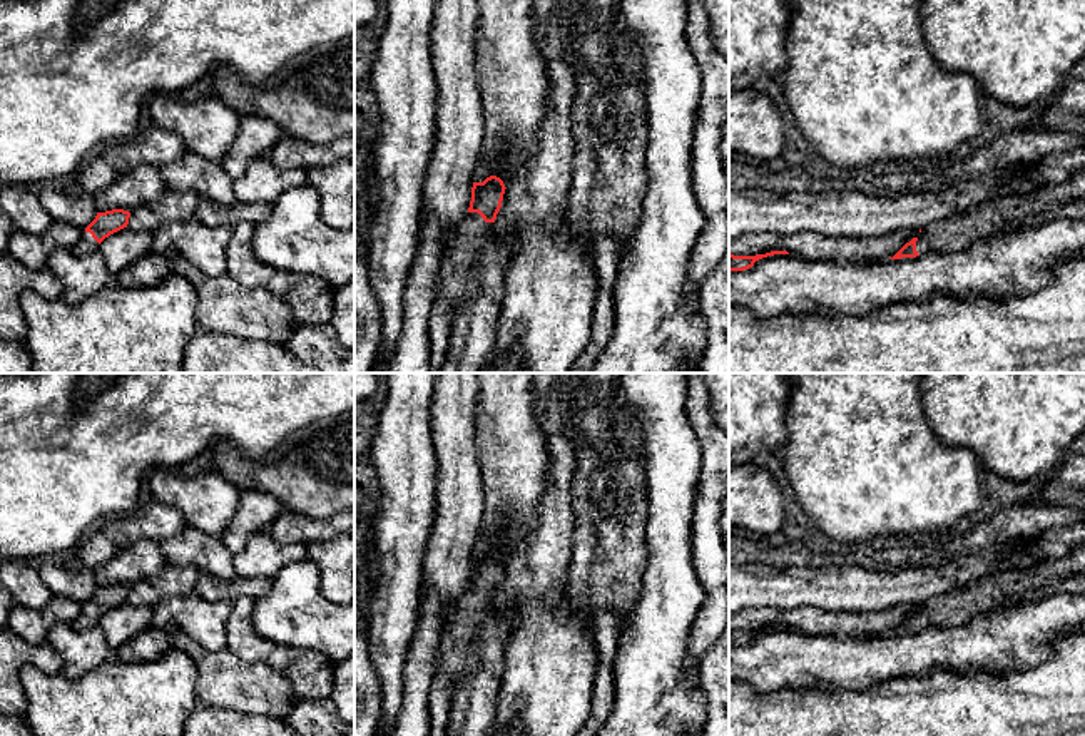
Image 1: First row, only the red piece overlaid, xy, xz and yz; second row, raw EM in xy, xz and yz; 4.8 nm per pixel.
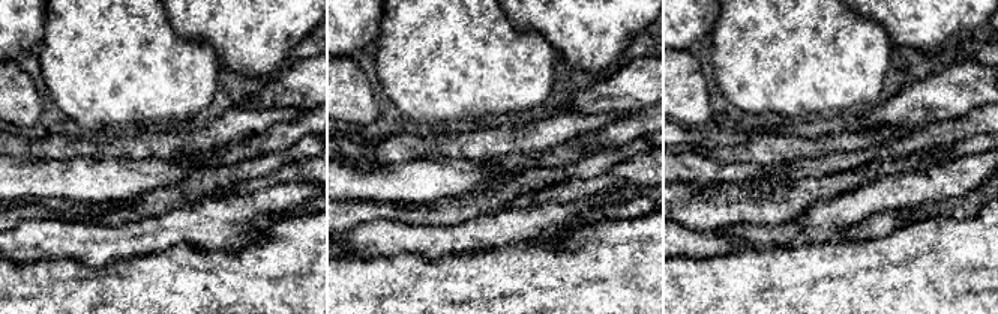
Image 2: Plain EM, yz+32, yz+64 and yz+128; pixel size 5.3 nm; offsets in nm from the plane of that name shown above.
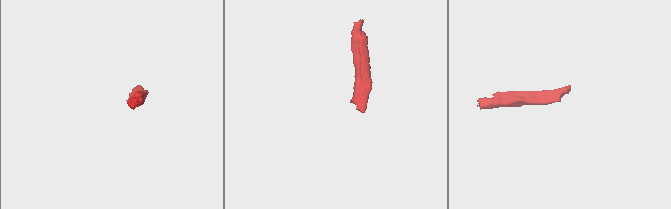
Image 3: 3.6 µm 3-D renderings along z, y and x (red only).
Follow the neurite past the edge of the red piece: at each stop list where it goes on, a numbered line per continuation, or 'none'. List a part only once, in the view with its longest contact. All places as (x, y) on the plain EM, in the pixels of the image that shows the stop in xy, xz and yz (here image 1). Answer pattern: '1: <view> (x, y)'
1: xz (460, 626)

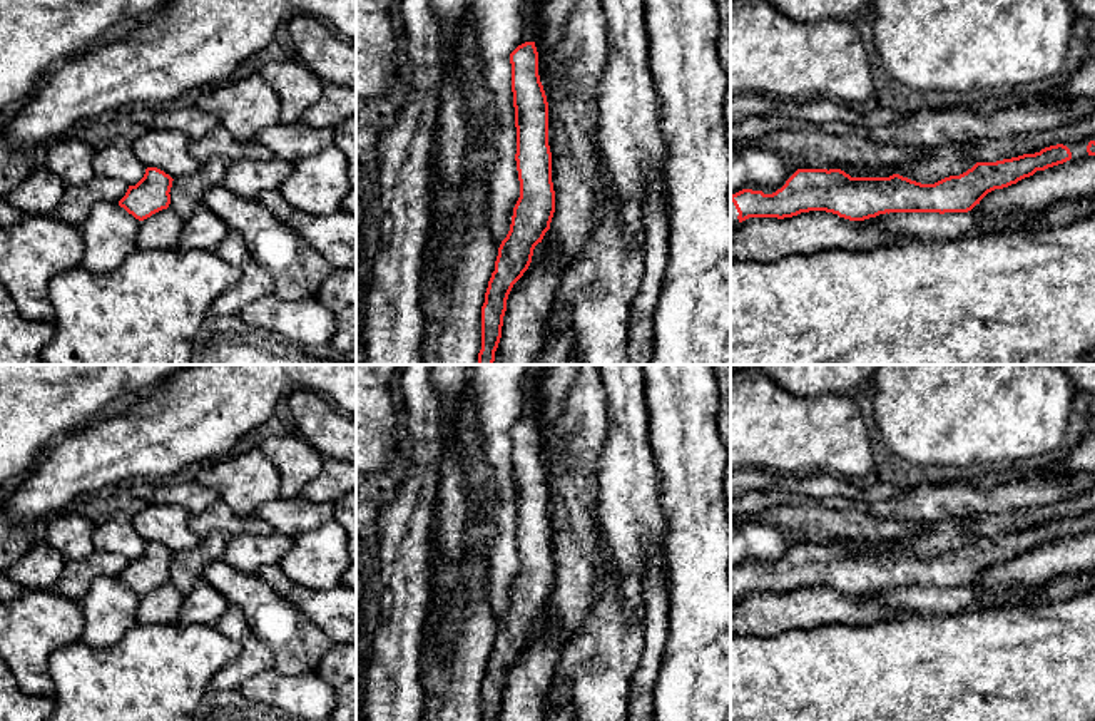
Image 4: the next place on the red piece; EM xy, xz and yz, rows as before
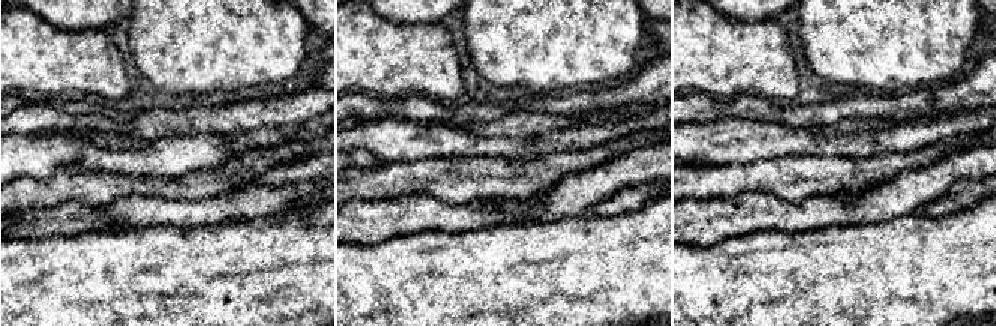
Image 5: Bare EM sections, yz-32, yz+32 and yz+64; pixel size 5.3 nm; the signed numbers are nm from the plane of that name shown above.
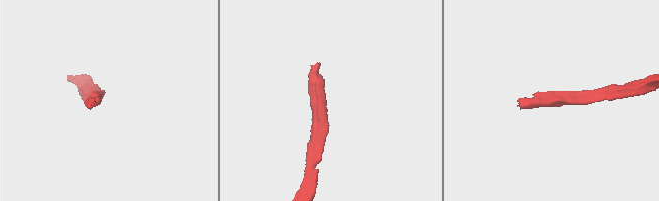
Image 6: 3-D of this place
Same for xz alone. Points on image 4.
1: xz (532, 378)

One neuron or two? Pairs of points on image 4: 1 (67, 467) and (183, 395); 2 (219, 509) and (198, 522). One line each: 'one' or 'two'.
1: one
2: one

